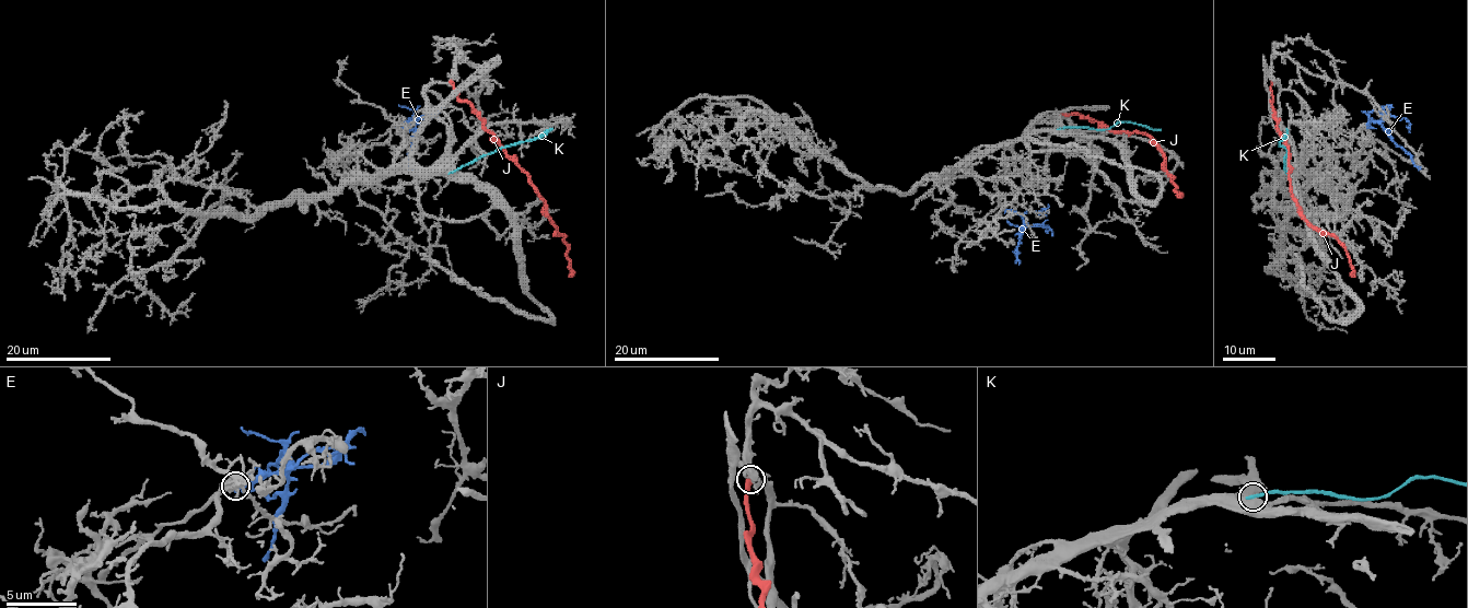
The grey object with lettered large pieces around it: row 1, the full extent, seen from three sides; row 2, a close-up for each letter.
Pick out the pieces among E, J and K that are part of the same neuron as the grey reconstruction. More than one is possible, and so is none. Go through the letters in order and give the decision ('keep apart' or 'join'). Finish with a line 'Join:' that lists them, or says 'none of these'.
E: join
J: keep apart
K: keep apart
Join: E

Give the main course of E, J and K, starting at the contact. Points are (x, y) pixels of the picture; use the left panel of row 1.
E: (396, 126), (409, 121), (416, 124), (408, 162), (410, 167)
J: (450, 81), (456, 95), (469, 104), (492, 139), (526, 174), (567, 246), (572, 277)
K: (451, 172), (510, 143), (544, 136), (552, 128)

